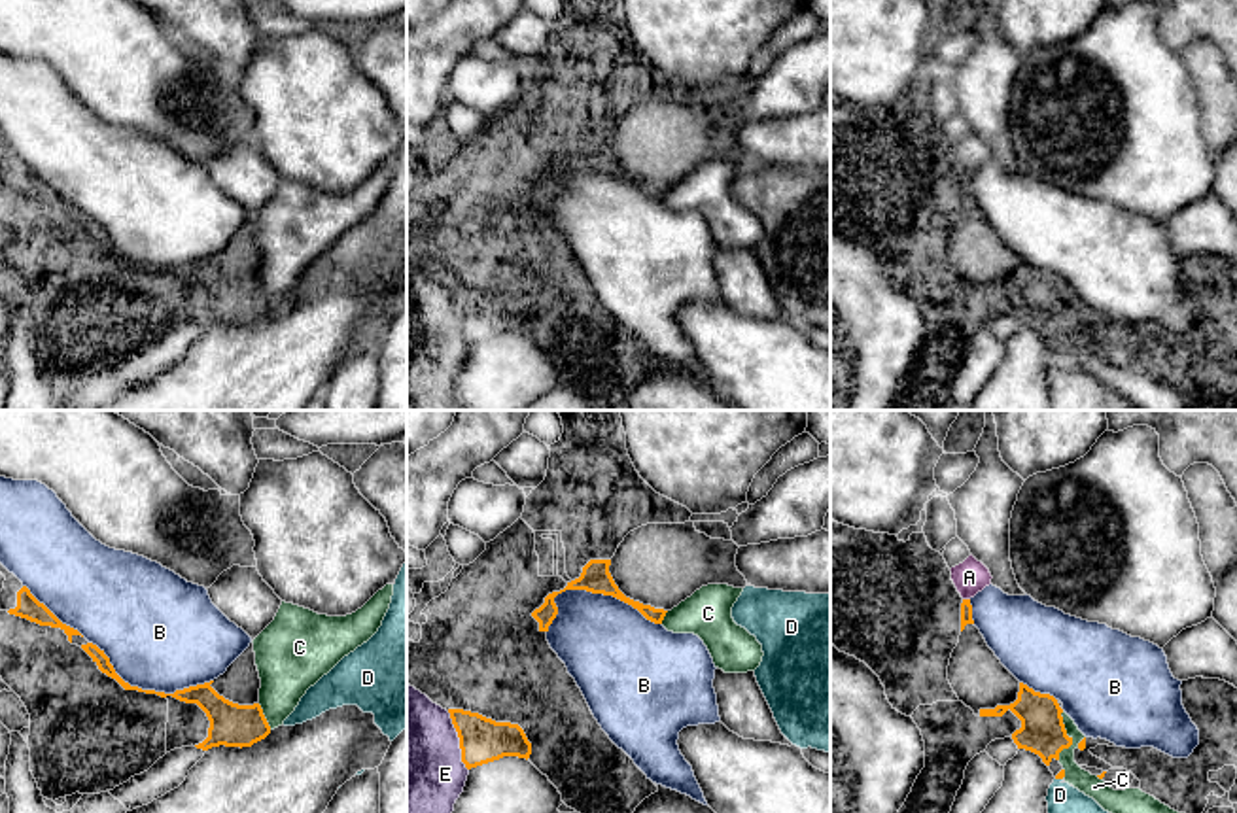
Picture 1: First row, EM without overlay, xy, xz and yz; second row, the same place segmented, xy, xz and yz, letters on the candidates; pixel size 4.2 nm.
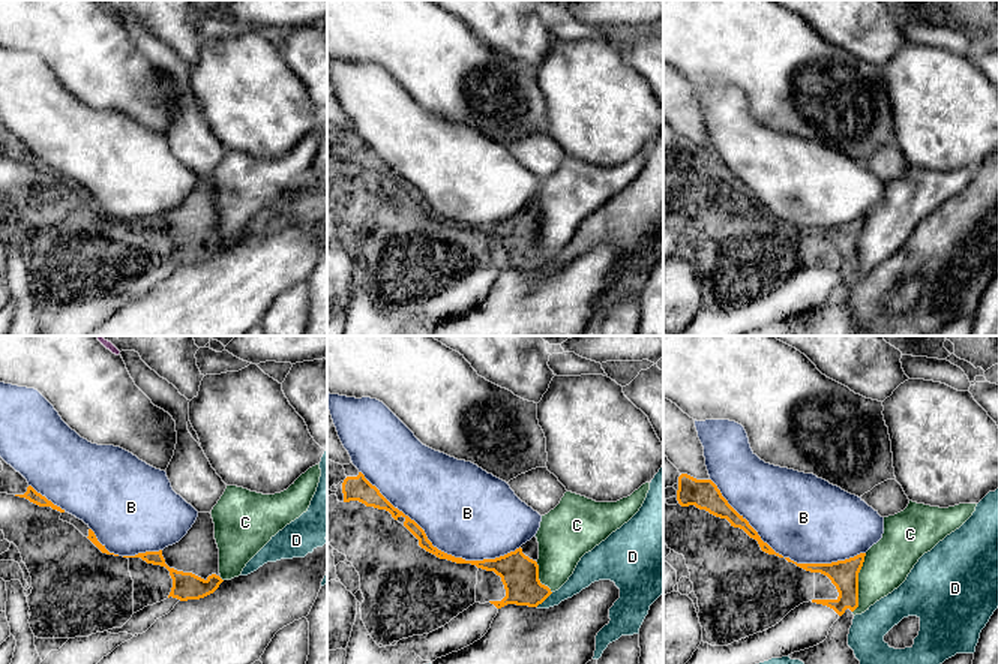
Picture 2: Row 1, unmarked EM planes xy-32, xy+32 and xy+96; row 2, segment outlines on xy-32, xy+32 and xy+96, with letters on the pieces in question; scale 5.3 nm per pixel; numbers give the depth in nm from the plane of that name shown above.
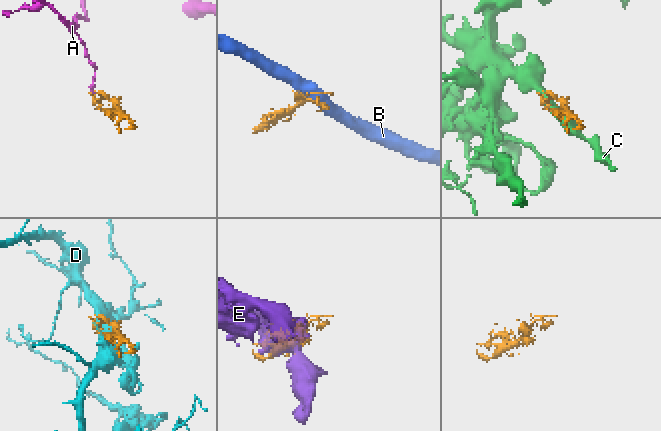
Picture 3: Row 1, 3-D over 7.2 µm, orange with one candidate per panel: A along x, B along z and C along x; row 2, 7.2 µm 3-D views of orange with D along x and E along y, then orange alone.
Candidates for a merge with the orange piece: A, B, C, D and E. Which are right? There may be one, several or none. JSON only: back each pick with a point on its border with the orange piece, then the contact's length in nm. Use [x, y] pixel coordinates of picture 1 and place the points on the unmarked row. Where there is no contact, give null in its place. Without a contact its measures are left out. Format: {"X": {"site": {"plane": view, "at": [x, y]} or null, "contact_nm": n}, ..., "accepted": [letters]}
{"accepted": []}

